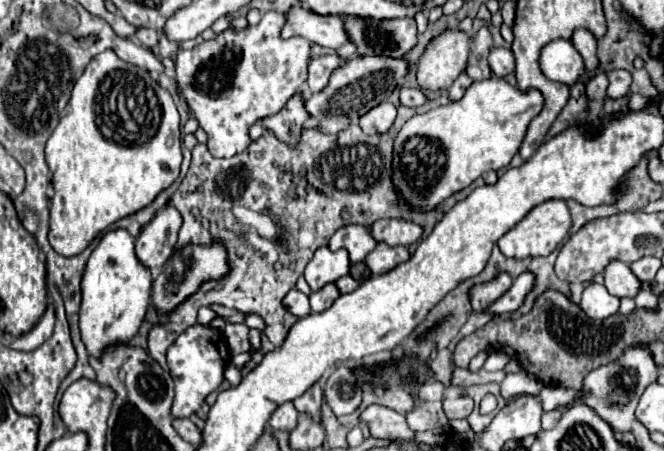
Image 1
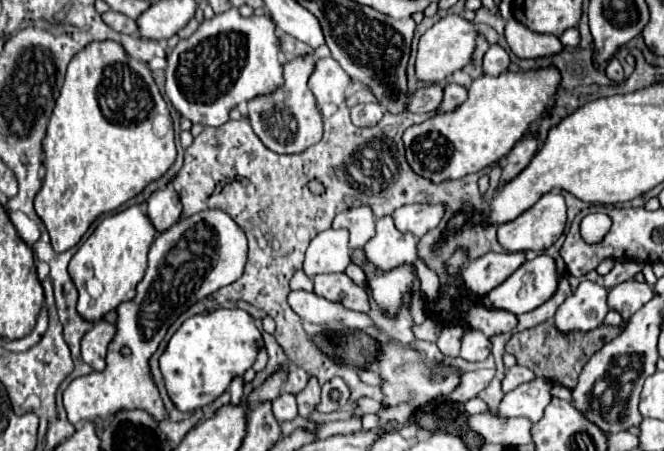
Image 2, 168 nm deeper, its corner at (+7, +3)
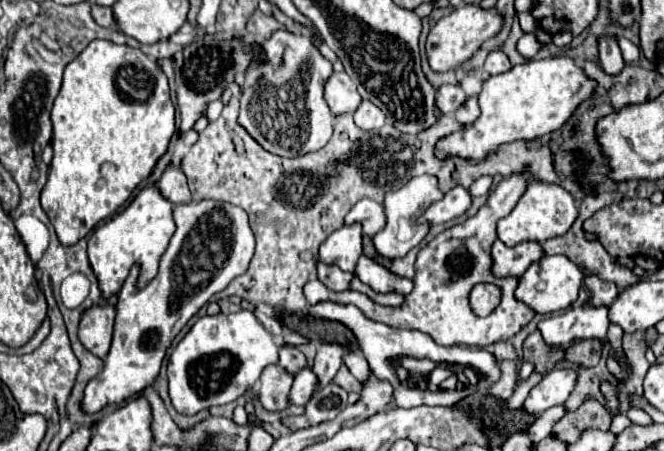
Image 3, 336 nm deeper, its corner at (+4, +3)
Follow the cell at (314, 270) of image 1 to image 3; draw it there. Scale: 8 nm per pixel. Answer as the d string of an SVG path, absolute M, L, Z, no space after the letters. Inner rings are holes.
M350 225L334 231L320 245L318 261L326 265L338 265L342 271L354 271L358 257L362 255L362 227Z

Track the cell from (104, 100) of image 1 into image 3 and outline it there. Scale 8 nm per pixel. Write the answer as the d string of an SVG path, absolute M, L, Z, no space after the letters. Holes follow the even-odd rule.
M94 39L94 41L66 67L60 95L56 97L56 101L53 103L51 121L53 127L51 145L54 155L50 163L50 169L48 169L48 181L46 181L44 189L42 189L42 209L46 211L50 223L54 225L54 231L58 233L60 243L62 243L62 245L76 245L76 241L80 241L82 237L86 237L100 219L110 217L118 207L122 207L122 205L130 199L132 191L140 185L140 181L144 181L146 177L152 175L158 159L166 153L168 143L170 143L170 137L174 135L174 105L172 105L172 101L170 101L170 91L168 91L166 75L164 75L164 71L160 69L160 65L158 65L156 61L152 61L148 55L144 55L140 49L132 49L132 47L128 47L128 45L116 45L116 43L112 43L112 41Z

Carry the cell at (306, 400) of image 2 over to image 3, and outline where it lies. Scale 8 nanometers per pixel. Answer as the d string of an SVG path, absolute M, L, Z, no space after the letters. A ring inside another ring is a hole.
M322 343L320 345L318 355L314 359L314 367L312 367L312 371L318 377L316 391L320 391L324 385L328 385L334 379L336 371L342 365L342 355L344 355L344 349L336 343Z

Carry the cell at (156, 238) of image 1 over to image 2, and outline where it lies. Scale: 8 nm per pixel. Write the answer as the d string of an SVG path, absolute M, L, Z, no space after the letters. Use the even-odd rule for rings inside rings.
M173 185L157 189L147 201L147 213L157 231L165 231L181 219L181 201Z

